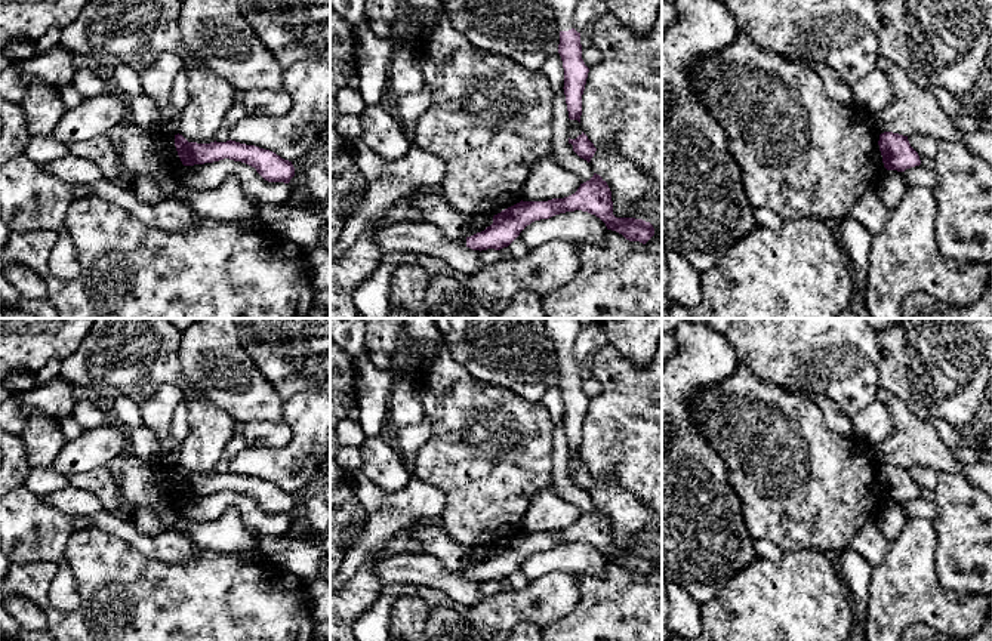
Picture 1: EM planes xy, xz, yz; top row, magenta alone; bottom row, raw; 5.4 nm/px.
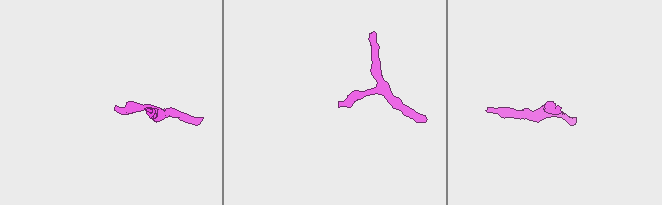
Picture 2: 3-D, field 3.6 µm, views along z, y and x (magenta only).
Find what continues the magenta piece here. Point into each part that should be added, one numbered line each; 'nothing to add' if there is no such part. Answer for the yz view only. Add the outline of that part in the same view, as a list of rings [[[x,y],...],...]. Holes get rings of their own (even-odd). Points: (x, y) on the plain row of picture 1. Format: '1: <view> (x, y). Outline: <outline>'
nothing to add

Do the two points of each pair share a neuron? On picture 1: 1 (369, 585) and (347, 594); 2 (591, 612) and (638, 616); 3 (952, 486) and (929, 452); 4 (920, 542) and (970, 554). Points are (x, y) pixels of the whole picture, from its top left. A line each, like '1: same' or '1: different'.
1: same
2: same
3: different
4: different

